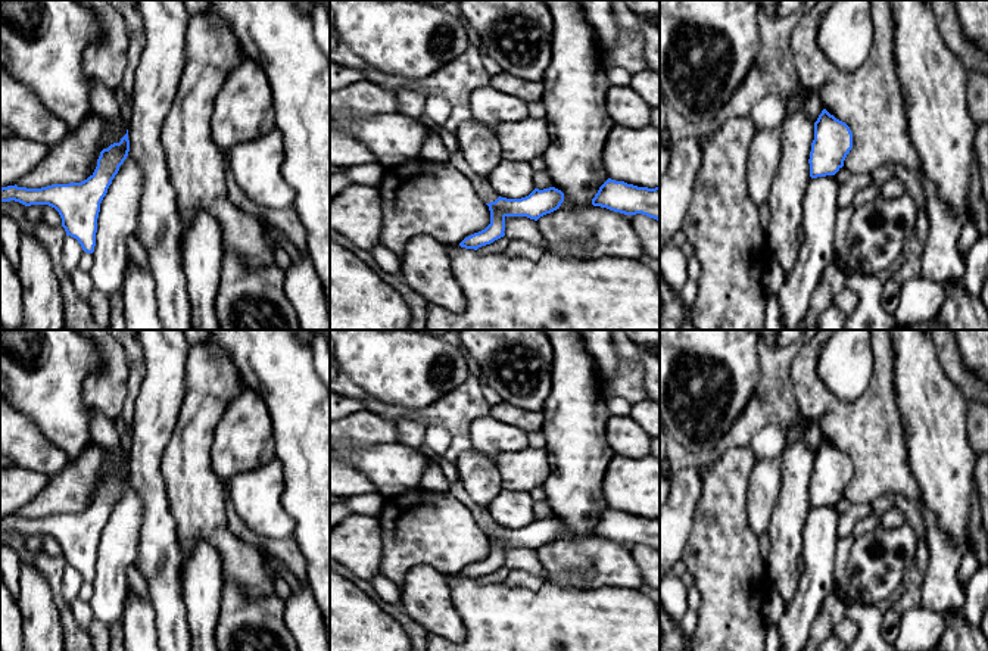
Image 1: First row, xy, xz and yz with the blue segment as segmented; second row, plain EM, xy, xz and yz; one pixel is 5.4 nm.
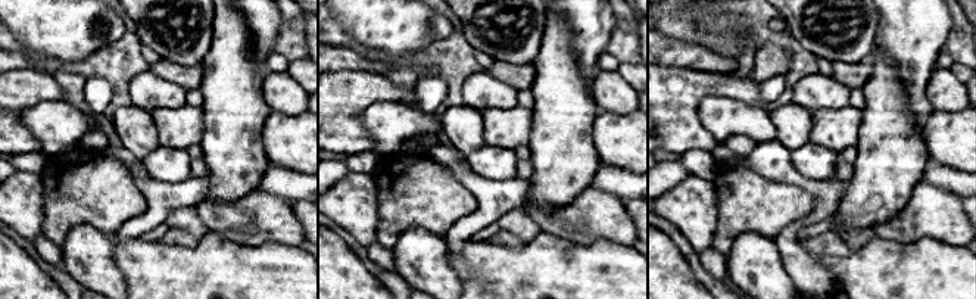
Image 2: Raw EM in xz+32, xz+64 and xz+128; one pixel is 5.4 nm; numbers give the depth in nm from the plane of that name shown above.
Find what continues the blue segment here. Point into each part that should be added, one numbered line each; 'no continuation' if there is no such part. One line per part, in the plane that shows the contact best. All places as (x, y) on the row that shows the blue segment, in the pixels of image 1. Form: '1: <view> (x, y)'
no continuation

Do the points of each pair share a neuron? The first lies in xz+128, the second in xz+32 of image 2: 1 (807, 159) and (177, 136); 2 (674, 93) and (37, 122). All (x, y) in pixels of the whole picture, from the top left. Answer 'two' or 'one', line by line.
1: two
2: two

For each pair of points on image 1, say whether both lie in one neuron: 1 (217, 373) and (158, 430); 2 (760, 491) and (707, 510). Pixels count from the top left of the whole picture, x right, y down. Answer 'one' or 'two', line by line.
1: two
2: two

